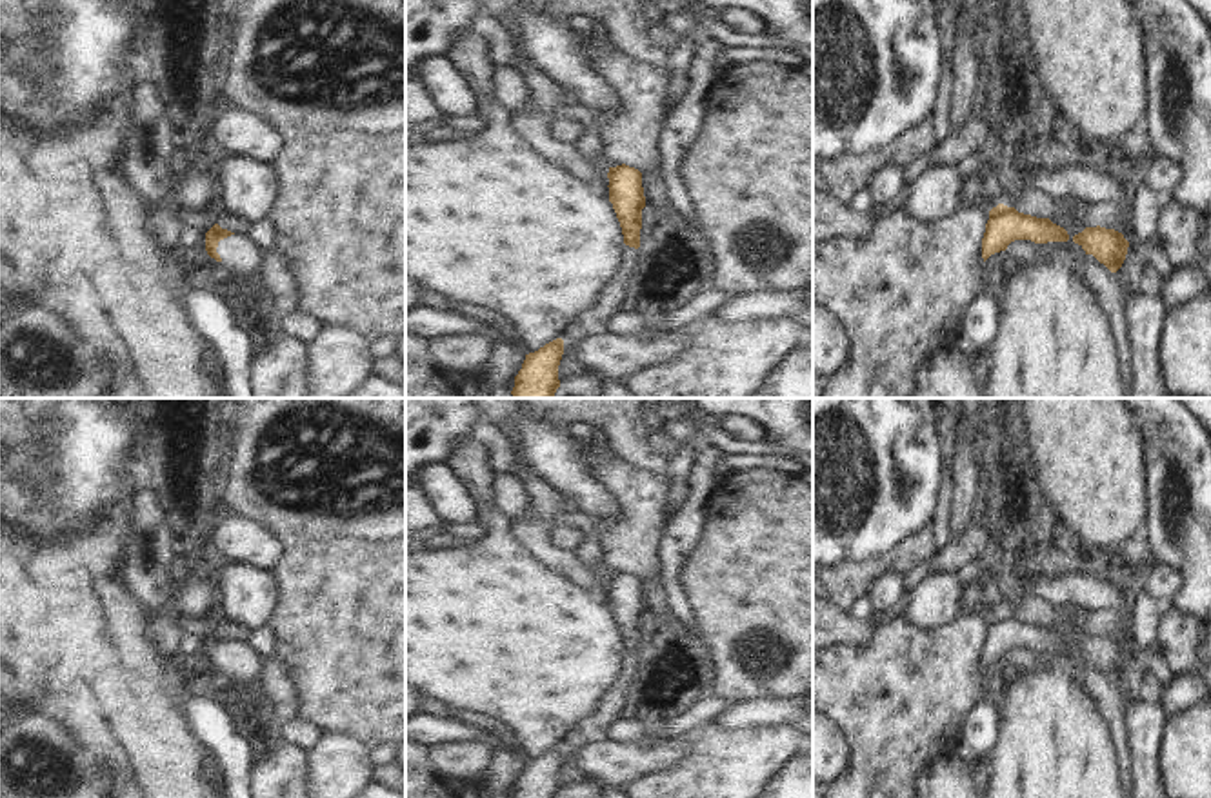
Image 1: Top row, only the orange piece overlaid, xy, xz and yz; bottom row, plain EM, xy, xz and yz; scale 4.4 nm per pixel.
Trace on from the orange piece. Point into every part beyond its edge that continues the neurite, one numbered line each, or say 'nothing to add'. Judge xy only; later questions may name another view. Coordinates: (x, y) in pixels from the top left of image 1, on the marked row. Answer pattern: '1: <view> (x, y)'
1: xy (239, 251).

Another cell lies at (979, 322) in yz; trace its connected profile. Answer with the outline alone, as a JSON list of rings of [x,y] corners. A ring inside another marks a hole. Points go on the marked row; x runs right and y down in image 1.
[[[980,291],[960,314],[960,331],[953,345],[984,367],[1000,325],[1000,305],[993,293]]]

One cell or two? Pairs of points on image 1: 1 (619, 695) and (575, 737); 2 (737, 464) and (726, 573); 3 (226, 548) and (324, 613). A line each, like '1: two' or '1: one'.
1: one
2: two
3: two

